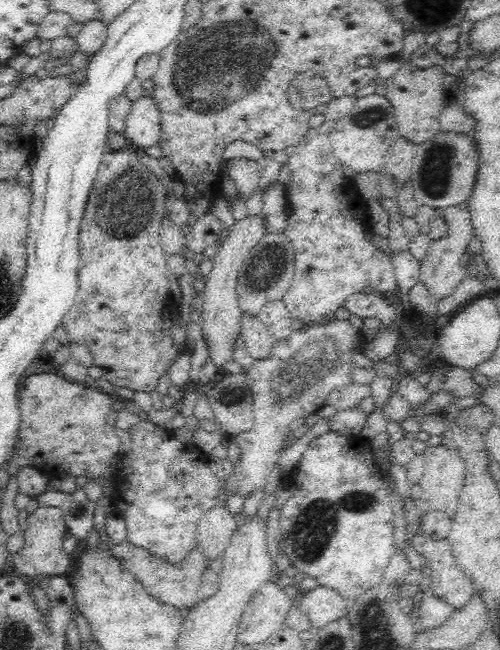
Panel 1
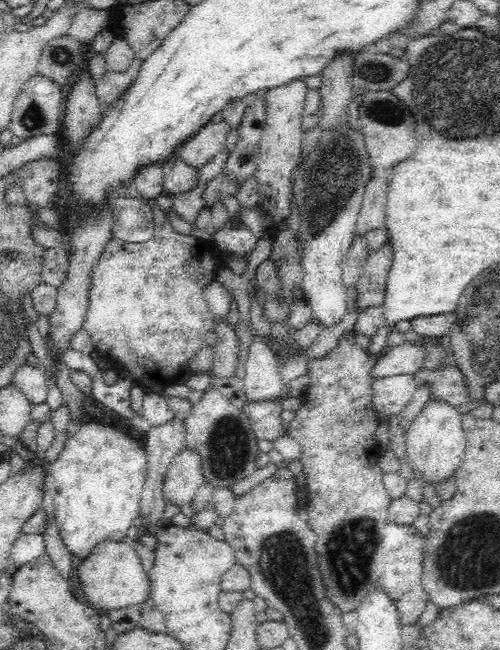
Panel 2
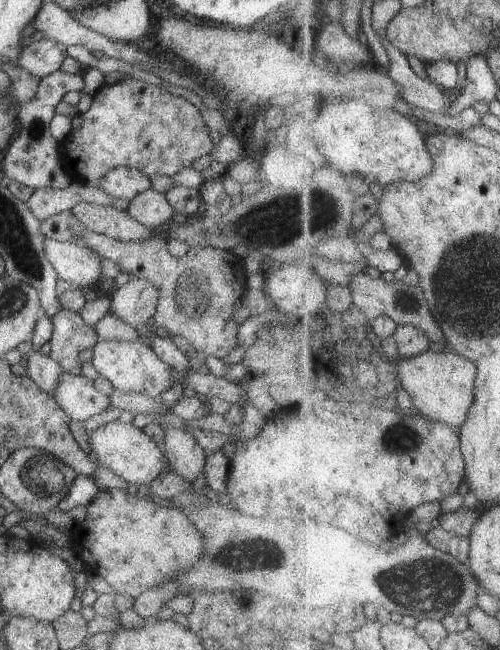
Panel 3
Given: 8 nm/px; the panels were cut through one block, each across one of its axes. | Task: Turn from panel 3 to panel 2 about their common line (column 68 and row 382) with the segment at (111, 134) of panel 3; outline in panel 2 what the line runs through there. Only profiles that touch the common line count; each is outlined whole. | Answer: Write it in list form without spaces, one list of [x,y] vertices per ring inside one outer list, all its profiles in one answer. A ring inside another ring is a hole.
[[[131,180],[122,182],[119,191],[129,197],[144,199],[153,210],[154,236],[146,242],[128,242],[112,236],[100,260],[94,266],[88,308],[82,326],[90,335],[95,351],[120,375],[128,371],[135,384],[146,390],[153,386],[176,384],[180,374],[190,360],[205,344],[207,332],[215,326],[212,313],[204,300],[204,287],[215,281],[217,272],[225,267],[219,260],[220,249],[210,240],[198,239],[190,234],[174,231],[168,221],[168,212],[163,211],[154,198],[143,198]]]

